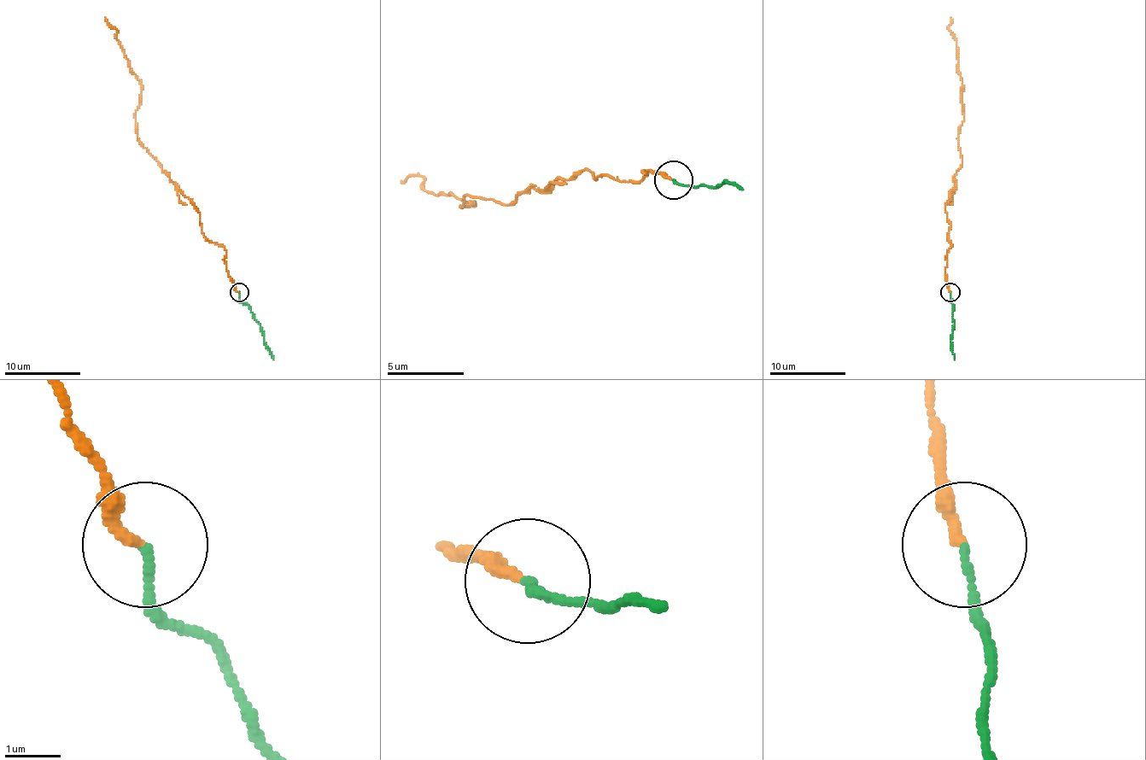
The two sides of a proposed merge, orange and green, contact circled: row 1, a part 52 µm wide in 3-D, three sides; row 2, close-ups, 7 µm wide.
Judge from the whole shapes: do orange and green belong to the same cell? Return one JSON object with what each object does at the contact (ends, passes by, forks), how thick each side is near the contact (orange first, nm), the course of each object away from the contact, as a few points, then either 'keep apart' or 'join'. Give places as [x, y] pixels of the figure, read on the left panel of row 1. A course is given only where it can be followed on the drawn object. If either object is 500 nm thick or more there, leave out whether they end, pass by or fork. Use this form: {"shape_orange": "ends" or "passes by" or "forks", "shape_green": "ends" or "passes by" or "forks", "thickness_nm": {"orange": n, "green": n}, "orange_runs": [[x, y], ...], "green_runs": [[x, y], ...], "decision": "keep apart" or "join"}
{"shape_orange": "ends", "shape_green": "ends", "thickness_nm": {"orange": 180, "green": 130}, "orange_runs": [[239, 291], [228, 274], [226, 250], [211, 242], [200, 225], [197, 208], [137, 137], [141, 81], [105, 17]], "green_runs": [[239, 291], [239, 299], [248, 306], [273, 359]], "decision": "keep apart"}

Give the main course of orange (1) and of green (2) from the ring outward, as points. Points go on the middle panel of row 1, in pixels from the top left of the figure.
1: (674, 180), (651, 169), (593, 180), (589, 169), (511, 204), (465, 196), (462, 207), (473, 204), (400, 180)
2: (674, 180), (712, 189), (728, 180), (744, 189)

